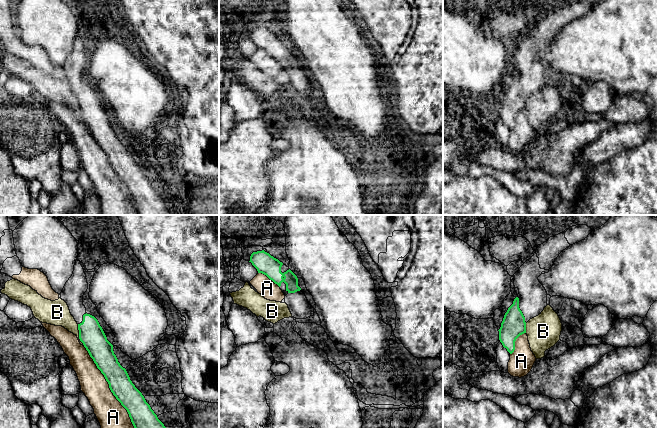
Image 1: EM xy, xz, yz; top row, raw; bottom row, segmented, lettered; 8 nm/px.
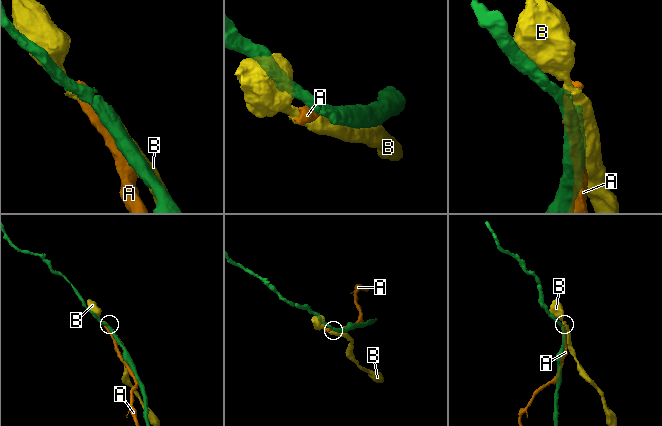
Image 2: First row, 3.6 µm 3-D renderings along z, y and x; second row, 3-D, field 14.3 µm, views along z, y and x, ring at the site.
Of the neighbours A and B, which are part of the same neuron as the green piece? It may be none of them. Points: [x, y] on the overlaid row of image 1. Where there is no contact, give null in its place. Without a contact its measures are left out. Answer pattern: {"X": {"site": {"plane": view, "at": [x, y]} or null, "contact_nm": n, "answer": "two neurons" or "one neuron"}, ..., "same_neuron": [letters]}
{"A": {"site": {"plane": "xy", "at": [109, 387]}, "contact_nm": 750, "answer": "two neurons"}, "B": {"site": {"plane": "xy", "at": [79, 335]}, "contact_nm": 190, "answer": "two neurons"}, "same_neuron": []}

